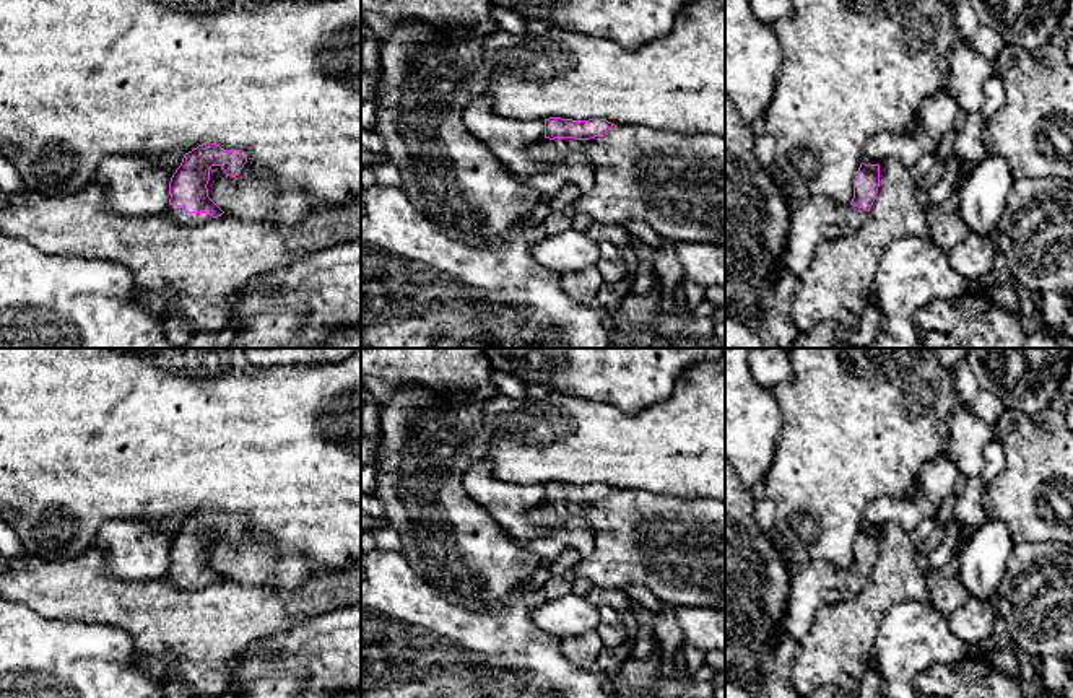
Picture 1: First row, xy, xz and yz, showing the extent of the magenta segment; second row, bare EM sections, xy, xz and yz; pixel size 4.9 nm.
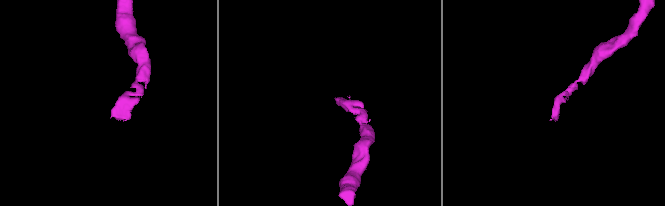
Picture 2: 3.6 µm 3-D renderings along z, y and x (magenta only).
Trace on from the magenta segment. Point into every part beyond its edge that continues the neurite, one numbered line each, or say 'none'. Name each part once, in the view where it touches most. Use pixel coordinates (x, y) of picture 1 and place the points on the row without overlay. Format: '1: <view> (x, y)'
1: xy (178, 578)

